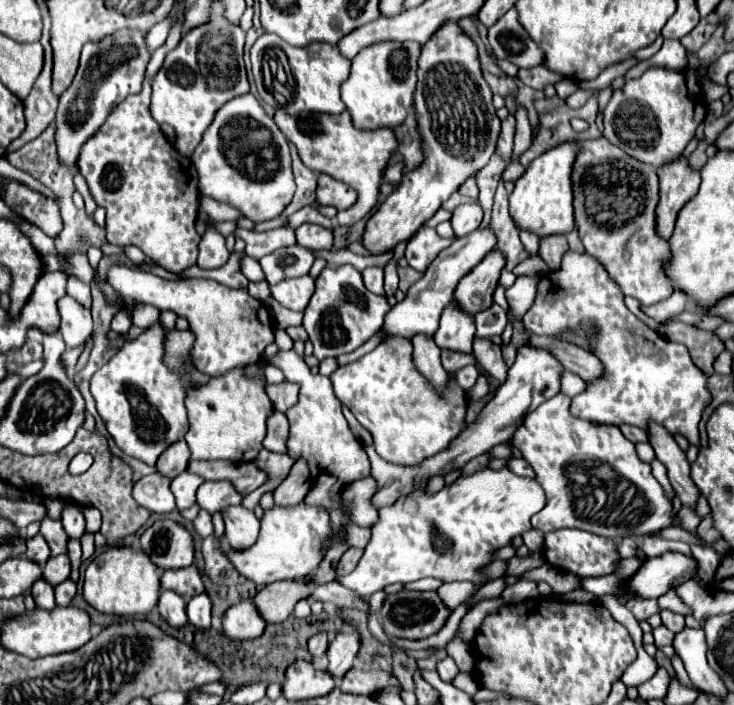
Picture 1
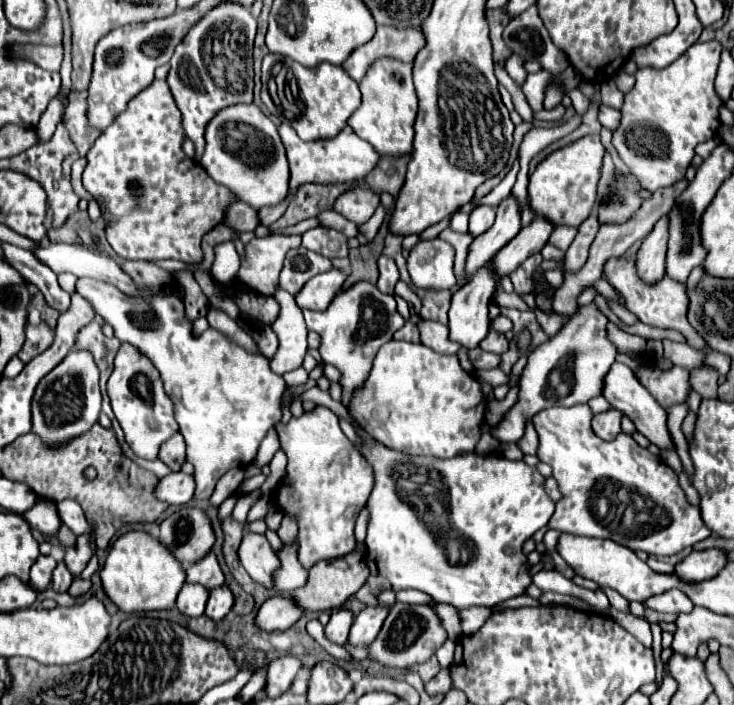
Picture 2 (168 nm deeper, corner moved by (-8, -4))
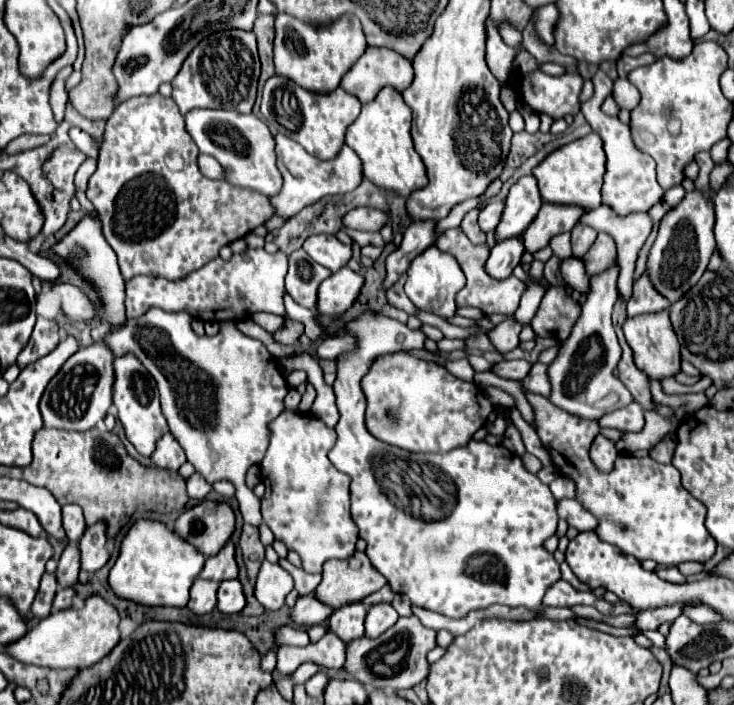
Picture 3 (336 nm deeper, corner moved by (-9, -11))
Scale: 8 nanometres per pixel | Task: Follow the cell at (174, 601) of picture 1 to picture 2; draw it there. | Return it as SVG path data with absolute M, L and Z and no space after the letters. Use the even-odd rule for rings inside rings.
M185 583L177 597L177 609L189 617L201 617L207 599L209 599L209 589L197 583Z

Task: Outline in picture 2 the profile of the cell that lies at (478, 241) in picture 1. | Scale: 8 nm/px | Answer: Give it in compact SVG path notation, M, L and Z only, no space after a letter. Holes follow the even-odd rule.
M507 195L499 205L497 205L497 219L491 229L475 237L469 257L467 257L467 275L469 279L473 273L485 265L491 257L497 255L499 249L503 249L517 233L521 231L521 205L513 195Z

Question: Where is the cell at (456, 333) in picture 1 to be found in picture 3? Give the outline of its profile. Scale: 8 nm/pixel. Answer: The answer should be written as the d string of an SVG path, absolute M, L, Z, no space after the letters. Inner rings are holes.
M520 236L496 244L490 250L490 258L486 260L486 274L494 280L508 278L512 274L514 266L520 264L522 254L524 254L524 248L522 248L522 238Z

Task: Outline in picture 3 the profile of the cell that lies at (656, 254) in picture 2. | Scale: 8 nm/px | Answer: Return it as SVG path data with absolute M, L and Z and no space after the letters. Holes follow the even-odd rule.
M642 272L642 276L634 282L632 298L628 300L628 316L660 312L660 310L666 310L668 306L670 306L670 302L666 300L666 296L658 294L658 290L652 286L648 274Z

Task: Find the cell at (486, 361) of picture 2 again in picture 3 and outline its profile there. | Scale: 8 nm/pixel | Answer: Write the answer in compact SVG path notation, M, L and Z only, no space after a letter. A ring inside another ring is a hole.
M502 360L492 366L492 372L502 376L502 378L512 378L512 380L522 380L530 370L530 364L526 360Z

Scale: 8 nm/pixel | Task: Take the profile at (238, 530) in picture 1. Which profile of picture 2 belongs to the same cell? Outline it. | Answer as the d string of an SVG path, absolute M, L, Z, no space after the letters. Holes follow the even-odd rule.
M247 531L239 547L239 559L253 581L261 583L265 589L273 589L273 573L277 571L279 557L273 553L265 535Z

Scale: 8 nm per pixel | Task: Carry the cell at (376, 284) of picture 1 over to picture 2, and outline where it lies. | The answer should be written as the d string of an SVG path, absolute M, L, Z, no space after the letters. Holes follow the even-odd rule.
M381 255L379 257L379 281L377 281L377 289L381 293L393 295L393 289L395 289L397 281L399 281L399 269L397 269L395 261L391 257Z

